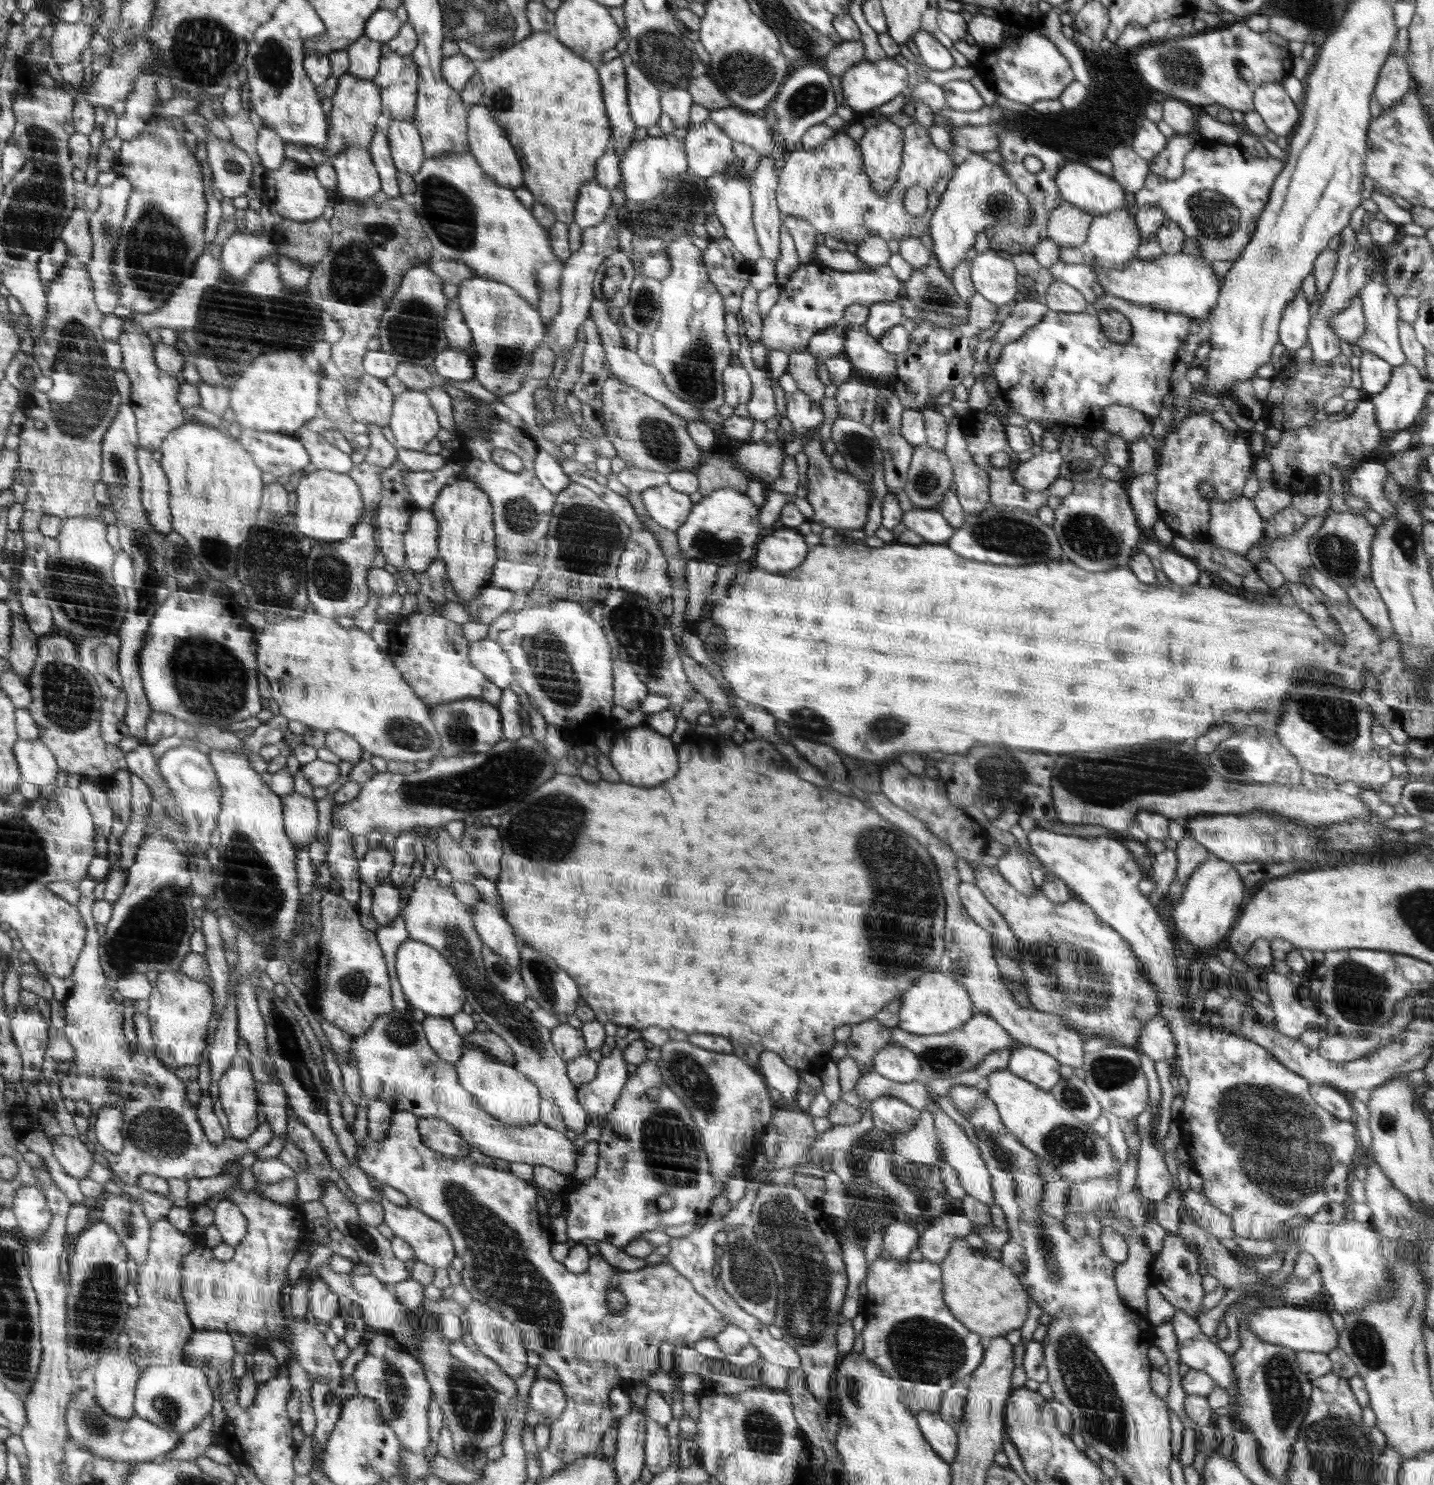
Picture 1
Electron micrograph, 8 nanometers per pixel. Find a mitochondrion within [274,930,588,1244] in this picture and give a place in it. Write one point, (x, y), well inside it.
(543, 977)

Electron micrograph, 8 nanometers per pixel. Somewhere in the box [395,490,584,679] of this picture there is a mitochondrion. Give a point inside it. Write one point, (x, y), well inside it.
(520, 515)

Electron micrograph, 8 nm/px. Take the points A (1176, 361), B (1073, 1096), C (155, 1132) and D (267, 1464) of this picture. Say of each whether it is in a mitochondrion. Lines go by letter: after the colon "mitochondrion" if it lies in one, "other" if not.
A: other
B: mitochondrion
C: mitochondrion
D: other

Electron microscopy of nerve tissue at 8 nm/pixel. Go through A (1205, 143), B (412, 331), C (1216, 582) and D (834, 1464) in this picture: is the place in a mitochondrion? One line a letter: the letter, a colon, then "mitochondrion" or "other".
A: other
B: mitochondrion
C: other
D: other

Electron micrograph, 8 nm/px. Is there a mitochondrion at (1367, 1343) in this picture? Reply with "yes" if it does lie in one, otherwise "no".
yes

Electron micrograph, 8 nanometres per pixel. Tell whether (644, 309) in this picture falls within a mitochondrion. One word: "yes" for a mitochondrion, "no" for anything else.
yes

